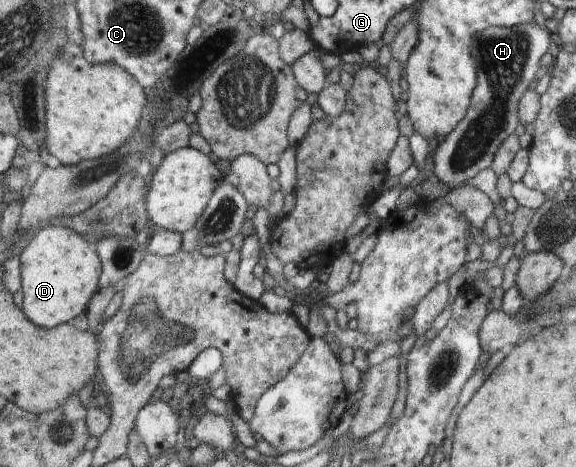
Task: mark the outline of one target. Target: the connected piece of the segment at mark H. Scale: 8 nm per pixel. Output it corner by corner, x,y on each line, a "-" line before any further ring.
543,21
513,28
486,27
471,39
471,57
475,61
477,81
472,91
469,109
453,133
435,149
433,163
434,181
439,181
448,191
461,187
485,169
489,169
499,151
499,146
509,135
523,127
519,119
519,103
531,91
531,83
543,71
543,59
551,55
556,29

